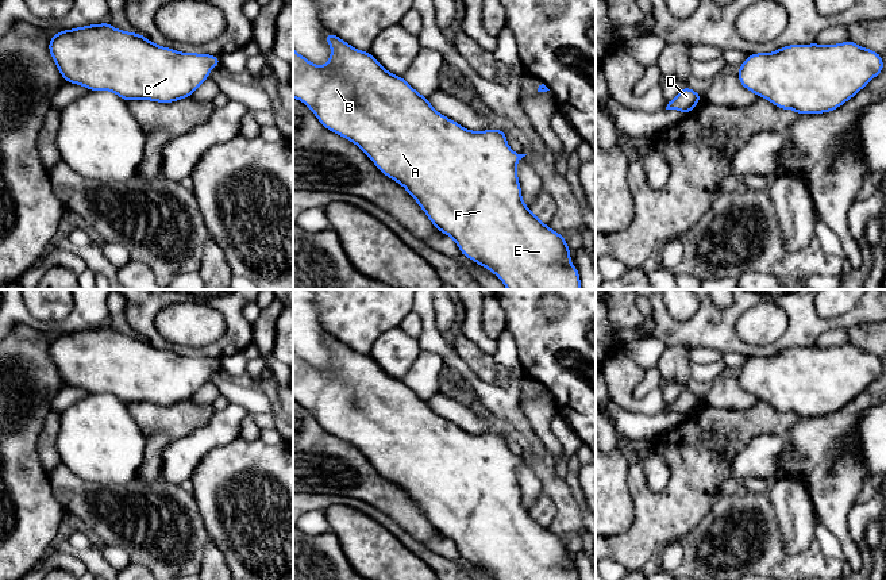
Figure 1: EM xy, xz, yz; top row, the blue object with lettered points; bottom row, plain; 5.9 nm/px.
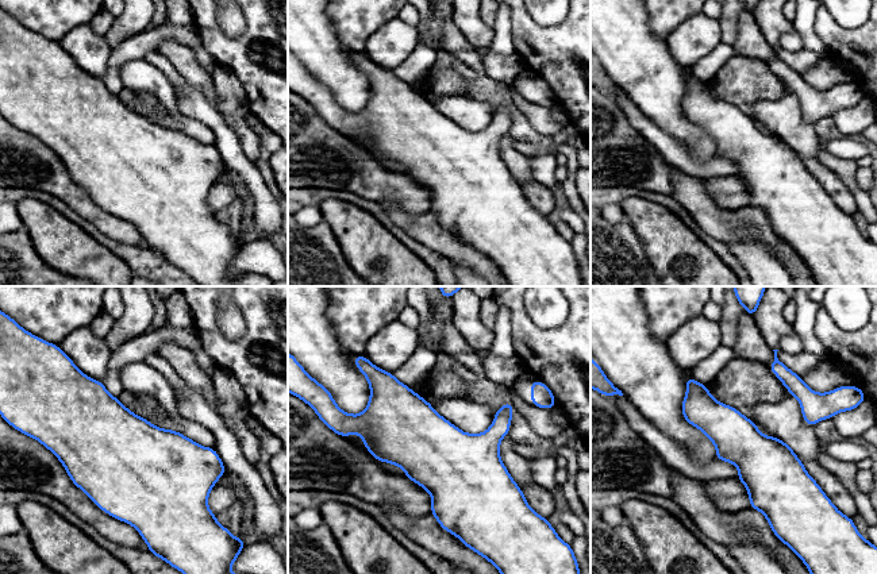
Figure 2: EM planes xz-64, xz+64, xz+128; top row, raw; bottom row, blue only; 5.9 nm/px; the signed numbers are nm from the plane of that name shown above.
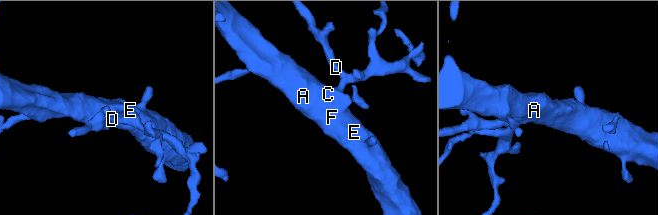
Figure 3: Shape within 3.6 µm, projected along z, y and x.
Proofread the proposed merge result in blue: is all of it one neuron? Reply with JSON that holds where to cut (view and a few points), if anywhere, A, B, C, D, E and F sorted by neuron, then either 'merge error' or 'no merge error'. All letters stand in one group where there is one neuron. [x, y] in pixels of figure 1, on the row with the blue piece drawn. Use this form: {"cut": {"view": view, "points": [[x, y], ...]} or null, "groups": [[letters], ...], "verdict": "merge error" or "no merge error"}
{"cut": null, "groups": [["A", "B", "C", "D", "E", "F"]], "verdict": "no merge error"}

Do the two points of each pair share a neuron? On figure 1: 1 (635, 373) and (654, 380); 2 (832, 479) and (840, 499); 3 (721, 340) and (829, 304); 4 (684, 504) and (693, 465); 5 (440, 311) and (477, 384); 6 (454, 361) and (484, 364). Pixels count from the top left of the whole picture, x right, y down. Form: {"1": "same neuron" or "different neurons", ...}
{"1": "different neurons", "2": "same neuron", "3": "different neurons", "4": "same neuron", "5": "different neurons", "6": "different neurons"}

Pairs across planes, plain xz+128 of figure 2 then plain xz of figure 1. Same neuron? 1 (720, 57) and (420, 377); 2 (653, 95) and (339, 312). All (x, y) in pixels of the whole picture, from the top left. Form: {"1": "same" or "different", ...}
{"1": "same", "2": "different"}

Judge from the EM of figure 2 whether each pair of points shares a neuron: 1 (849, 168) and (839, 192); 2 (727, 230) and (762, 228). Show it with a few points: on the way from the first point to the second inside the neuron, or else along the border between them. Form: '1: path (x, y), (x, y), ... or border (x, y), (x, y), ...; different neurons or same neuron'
1: border (819, 161), (852, 193), (857, 210); different neurons
2: path (735, 222), (738, 219), (754, 220); same neuron

